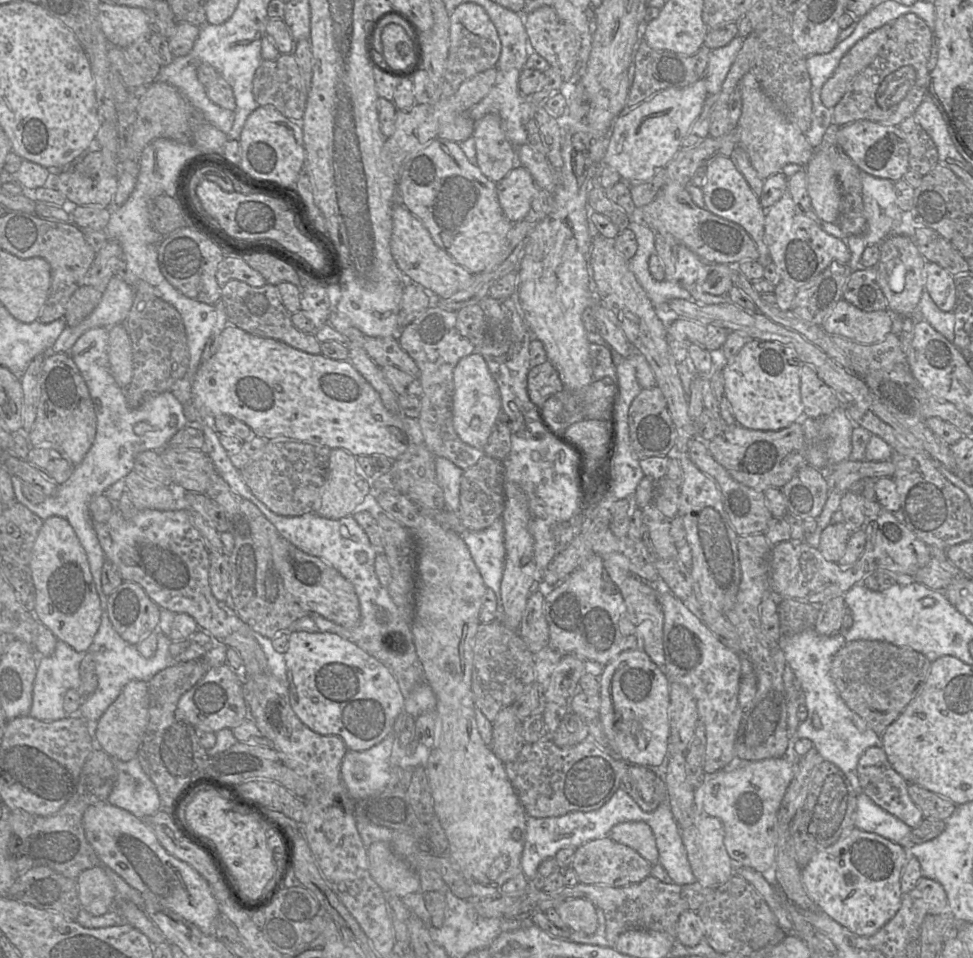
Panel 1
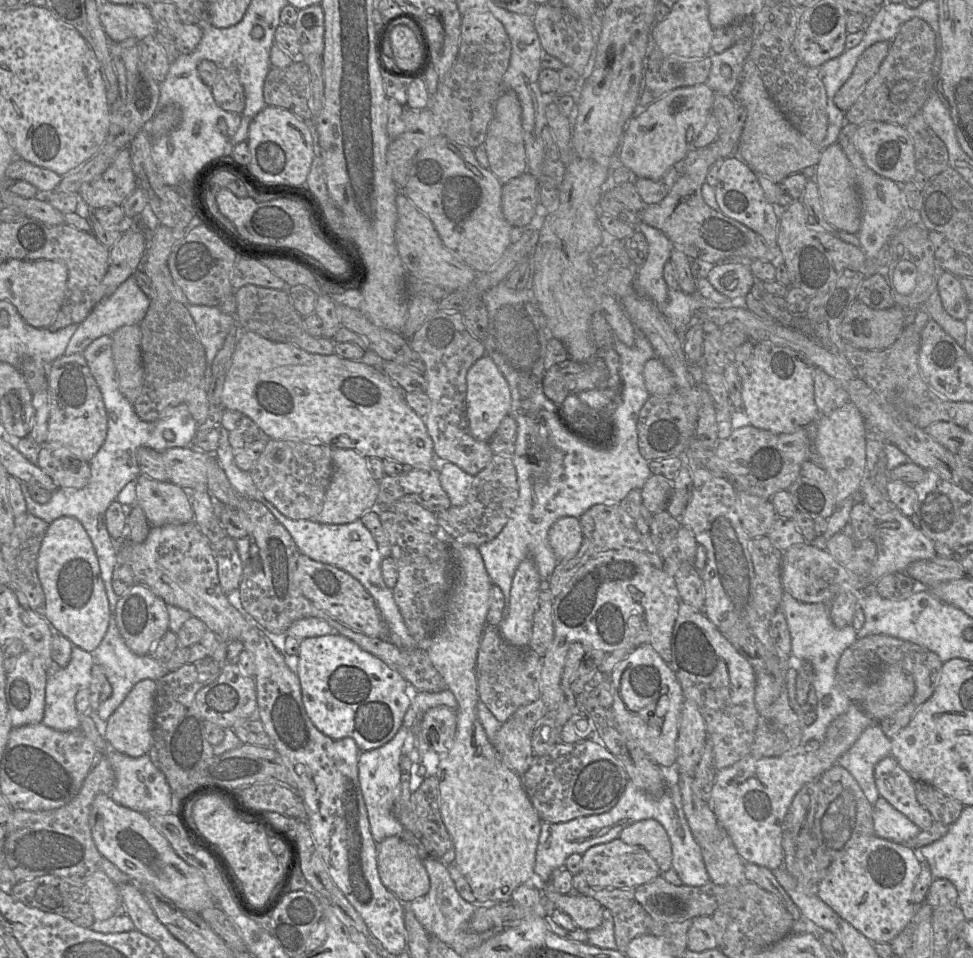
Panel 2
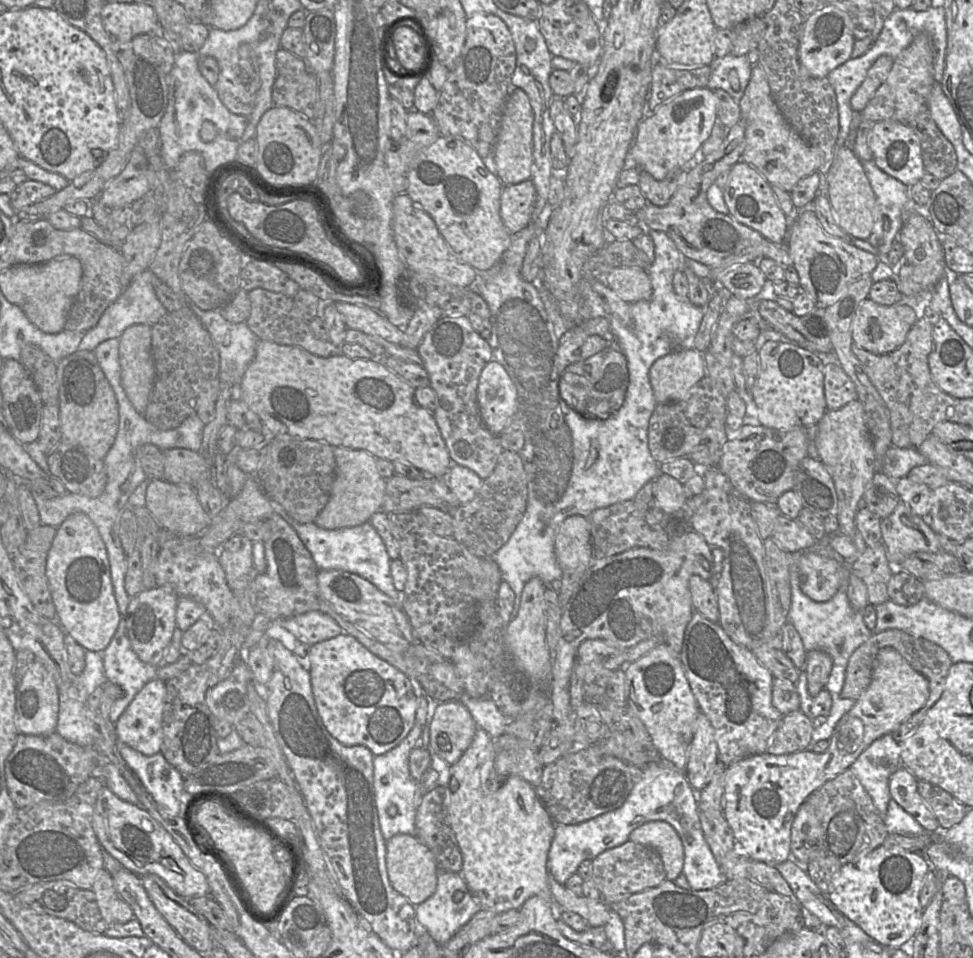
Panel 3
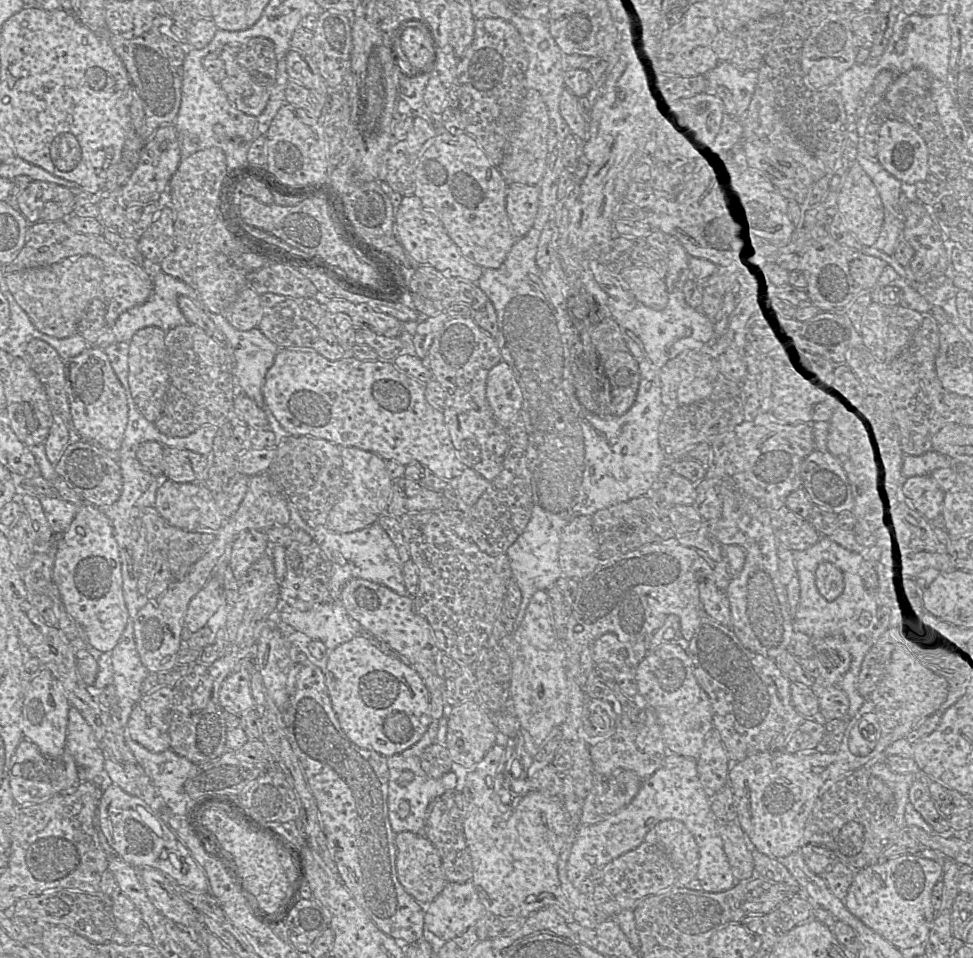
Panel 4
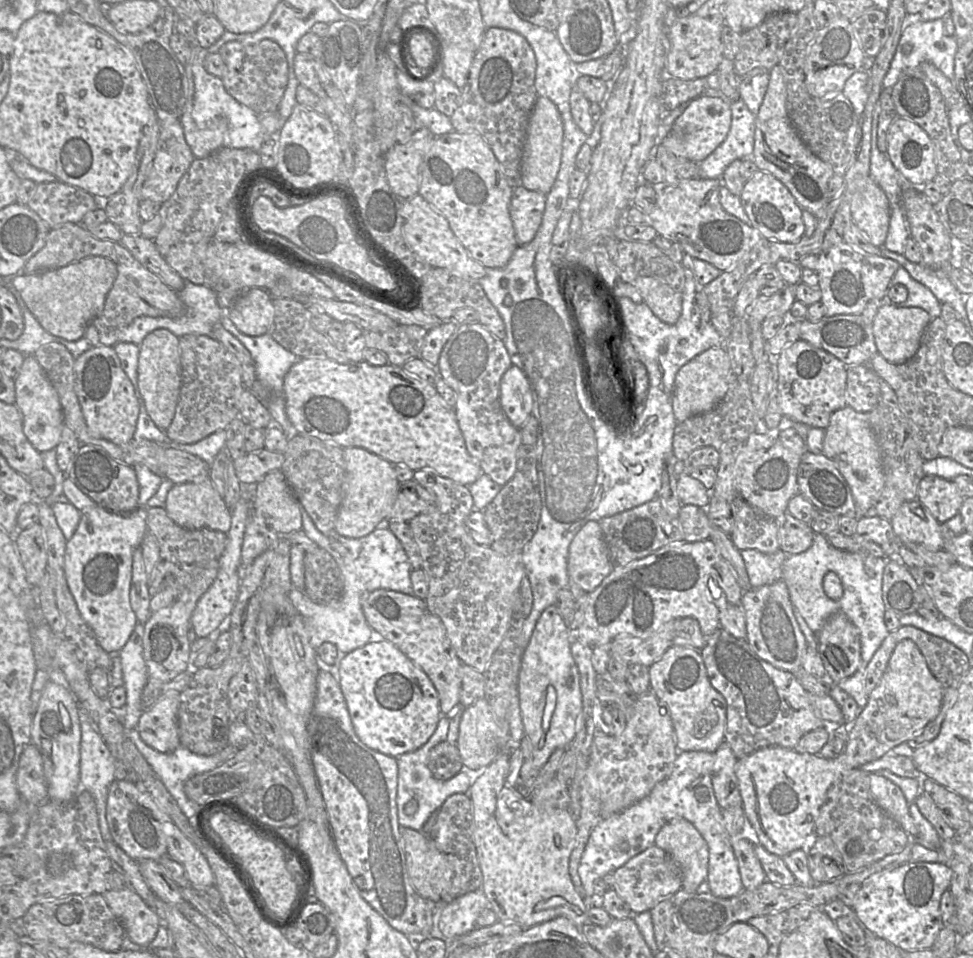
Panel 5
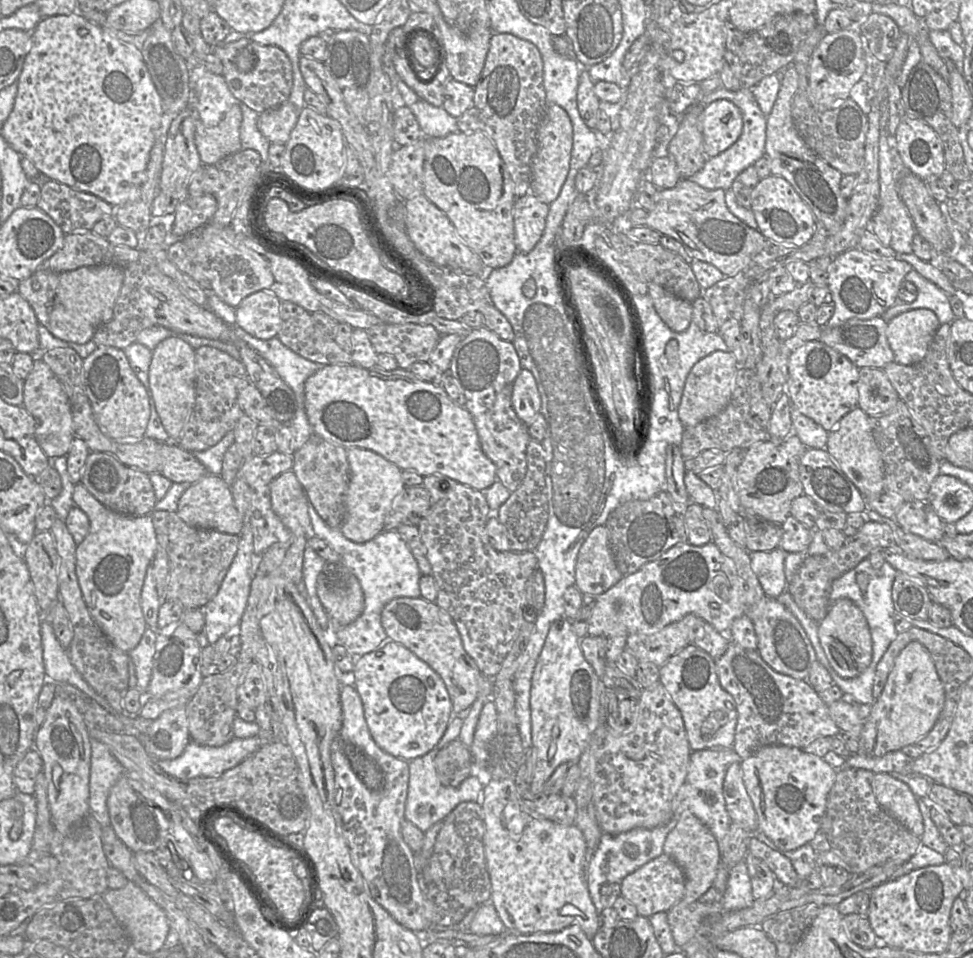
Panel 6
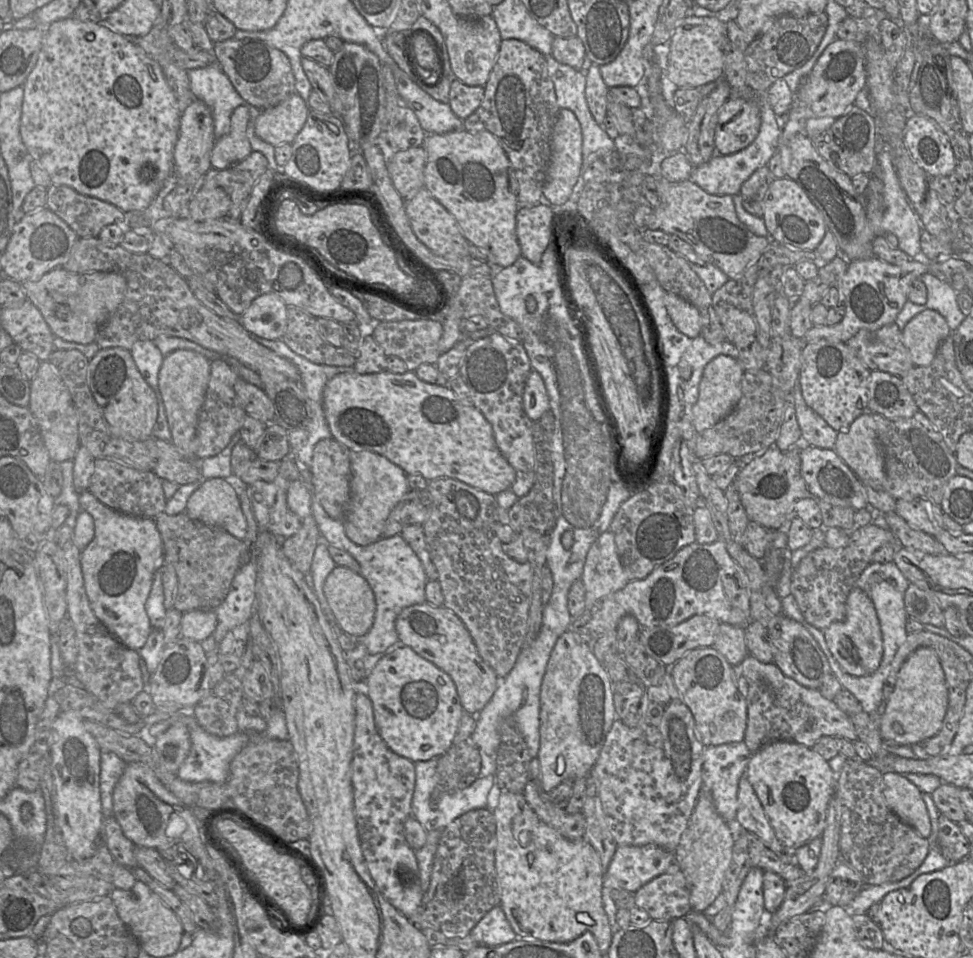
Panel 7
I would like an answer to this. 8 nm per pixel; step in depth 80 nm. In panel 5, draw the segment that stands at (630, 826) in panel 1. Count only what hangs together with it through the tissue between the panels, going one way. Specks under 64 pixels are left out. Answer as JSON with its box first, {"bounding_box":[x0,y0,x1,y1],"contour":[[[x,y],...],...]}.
{"bounding_box":[654,818,709,893],"contour":[[[683,818],[670,820],[657,833],[654,846],[671,855],[681,868],[682,889],[696,893],[707,879],[709,851],[694,825]]]}

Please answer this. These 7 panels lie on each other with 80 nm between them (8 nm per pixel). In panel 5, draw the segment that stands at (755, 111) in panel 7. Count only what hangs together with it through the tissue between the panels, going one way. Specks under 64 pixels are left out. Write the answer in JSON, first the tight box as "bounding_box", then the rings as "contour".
{"bounding_box":[660,95,732,163],"contour":[[[700,95],[687,103],[660,143],[673,154],[696,163],[707,158],[727,137],[732,120],[730,101]]]}

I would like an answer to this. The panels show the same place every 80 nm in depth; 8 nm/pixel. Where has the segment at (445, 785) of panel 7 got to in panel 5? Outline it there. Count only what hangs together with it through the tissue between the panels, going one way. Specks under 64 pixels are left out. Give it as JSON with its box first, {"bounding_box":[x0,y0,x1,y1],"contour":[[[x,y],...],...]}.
{"bounding_box":[427,741,464,781],"contour":[[[444,741],[430,750],[427,766],[435,779],[445,781],[460,773],[464,764],[456,744]]]}

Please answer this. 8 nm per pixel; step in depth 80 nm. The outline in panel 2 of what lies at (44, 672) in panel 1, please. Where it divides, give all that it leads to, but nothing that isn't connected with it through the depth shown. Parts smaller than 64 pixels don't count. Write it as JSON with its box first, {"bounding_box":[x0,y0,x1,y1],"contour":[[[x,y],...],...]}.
{"bounding_box":[42,646,94,731],"contour":[[[74,646],[66,667],[55,662],[48,665],[48,679],[45,687],[45,710],[42,723],[52,729],[69,731],[80,727],[80,715],[75,706],[75,696],[81,689],[89,687],[94,665],[92,653]]]}

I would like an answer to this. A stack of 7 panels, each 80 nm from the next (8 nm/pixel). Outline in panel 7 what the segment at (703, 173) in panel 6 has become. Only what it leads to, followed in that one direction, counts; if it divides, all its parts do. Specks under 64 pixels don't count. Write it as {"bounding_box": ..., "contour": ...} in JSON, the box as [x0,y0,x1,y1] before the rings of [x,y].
{"bounding_box":[690,88,782,195],"contour":[[[751,88],[733,89],[731,98],[754,99],[759,103],[761,114],[761,126],[756,139],[746,148],[728,155],[715,154],[708,162],[696,167],[690,180],[712,195],[737,195],[742,184],[755,172],[755,170],[767,166],[769,160],[778,151],[781,144],[782,120],[776,115],[767,101],[760,101],[761,94],[757,94]]]}

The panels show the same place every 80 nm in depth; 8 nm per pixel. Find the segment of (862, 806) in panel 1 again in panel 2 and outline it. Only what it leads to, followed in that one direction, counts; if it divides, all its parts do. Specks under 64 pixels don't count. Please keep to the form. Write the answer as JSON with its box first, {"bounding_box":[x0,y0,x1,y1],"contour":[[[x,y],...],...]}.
{"bounding_box":[873,797,921,844],"contour":[[[881,797],[873,805],[873,822],[876,836],[898,844],[906,844],[921,831],[909,818]]]}

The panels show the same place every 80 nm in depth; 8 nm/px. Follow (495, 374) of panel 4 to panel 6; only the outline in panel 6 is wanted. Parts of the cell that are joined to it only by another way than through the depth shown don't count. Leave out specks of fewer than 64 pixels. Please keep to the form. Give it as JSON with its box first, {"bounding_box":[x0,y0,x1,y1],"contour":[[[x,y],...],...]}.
{"bounding_box":[511,369,540,427],"contour":[[[521,369],[513,383],[511,403],[516,415],[527,427],[540,413],[540,394],[532,373],[526,369]]]}

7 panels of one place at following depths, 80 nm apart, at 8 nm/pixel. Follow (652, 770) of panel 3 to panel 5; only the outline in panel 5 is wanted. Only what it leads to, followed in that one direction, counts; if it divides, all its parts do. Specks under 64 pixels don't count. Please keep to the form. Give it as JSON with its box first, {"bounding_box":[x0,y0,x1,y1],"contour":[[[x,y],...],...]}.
{"bounding_box":[578,752,745,907],"contour":[[[679,752],[670,774],[657,783],[646,797],[625,810],[603,819],[592,829],[578,868],[586,892],[587,907],[593,907],[594,882],[611,874],[631,858],[653,846],[662,826],[675,818],[683,818],[692,823],[707,843],[709,863],[706,882],[709,893],[719,898],[731,898],[745,889],[731,846],[731,837],[724,827],[722,809],[712,786],[714,763],[714,752]]]}

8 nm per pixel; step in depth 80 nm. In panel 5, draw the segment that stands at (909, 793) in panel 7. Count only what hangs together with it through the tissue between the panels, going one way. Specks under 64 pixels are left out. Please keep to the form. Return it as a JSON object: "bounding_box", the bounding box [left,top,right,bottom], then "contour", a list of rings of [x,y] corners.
{"bounding_box":[869,773,917,837],"contour":[[[877,773],[870,774],[869,789],[874,802],[892,817],[908,835],[916,837],[917,828],[909,813],[909,803],[901,789]]]}

